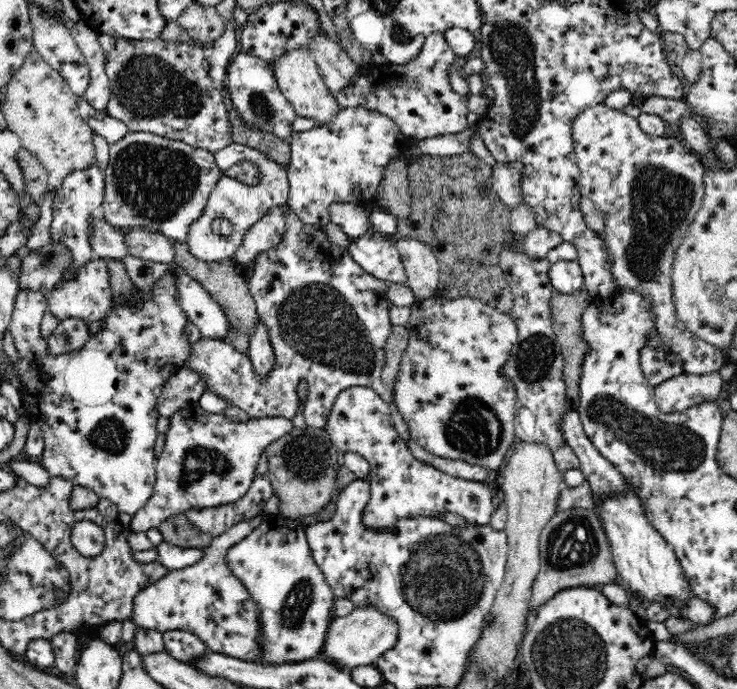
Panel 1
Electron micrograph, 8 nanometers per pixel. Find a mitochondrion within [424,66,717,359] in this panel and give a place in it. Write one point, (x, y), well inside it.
(662, 198)

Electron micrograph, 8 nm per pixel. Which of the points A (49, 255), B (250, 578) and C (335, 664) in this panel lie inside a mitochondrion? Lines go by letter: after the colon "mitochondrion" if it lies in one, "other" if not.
A: mitochondrion
B: other
C: other

